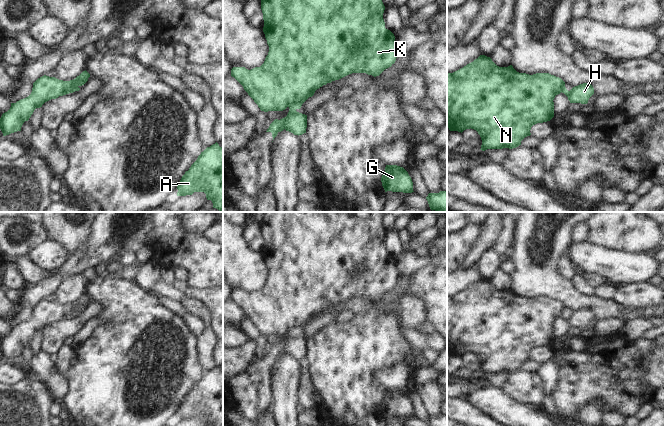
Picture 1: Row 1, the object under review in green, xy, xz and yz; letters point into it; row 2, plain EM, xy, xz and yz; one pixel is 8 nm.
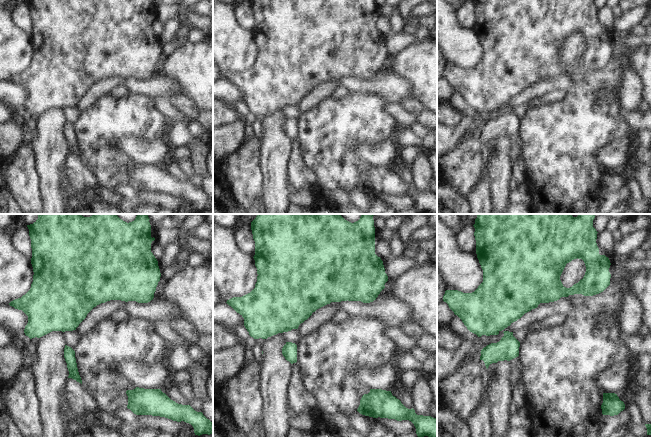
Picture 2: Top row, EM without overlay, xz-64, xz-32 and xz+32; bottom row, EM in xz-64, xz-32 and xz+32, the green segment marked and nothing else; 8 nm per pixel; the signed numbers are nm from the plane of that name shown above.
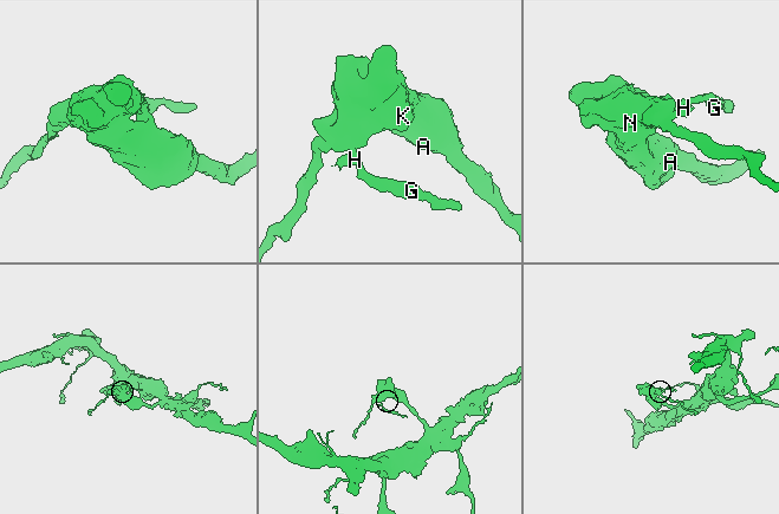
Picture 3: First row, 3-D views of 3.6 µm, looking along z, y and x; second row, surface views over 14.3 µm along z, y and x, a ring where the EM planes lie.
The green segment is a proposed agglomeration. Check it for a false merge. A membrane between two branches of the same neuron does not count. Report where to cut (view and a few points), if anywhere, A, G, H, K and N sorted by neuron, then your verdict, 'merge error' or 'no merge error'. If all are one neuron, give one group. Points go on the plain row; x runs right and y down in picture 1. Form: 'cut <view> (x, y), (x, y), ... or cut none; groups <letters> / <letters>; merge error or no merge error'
cut xz (301, 328), (294, 327), (288, 330); groups A K N / G H; merge error

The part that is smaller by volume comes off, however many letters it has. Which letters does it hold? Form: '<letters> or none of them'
G, H

